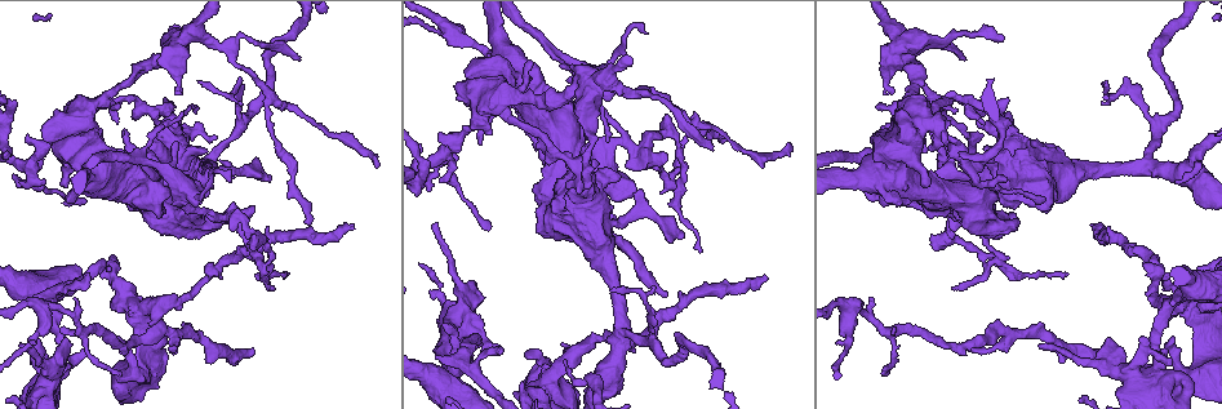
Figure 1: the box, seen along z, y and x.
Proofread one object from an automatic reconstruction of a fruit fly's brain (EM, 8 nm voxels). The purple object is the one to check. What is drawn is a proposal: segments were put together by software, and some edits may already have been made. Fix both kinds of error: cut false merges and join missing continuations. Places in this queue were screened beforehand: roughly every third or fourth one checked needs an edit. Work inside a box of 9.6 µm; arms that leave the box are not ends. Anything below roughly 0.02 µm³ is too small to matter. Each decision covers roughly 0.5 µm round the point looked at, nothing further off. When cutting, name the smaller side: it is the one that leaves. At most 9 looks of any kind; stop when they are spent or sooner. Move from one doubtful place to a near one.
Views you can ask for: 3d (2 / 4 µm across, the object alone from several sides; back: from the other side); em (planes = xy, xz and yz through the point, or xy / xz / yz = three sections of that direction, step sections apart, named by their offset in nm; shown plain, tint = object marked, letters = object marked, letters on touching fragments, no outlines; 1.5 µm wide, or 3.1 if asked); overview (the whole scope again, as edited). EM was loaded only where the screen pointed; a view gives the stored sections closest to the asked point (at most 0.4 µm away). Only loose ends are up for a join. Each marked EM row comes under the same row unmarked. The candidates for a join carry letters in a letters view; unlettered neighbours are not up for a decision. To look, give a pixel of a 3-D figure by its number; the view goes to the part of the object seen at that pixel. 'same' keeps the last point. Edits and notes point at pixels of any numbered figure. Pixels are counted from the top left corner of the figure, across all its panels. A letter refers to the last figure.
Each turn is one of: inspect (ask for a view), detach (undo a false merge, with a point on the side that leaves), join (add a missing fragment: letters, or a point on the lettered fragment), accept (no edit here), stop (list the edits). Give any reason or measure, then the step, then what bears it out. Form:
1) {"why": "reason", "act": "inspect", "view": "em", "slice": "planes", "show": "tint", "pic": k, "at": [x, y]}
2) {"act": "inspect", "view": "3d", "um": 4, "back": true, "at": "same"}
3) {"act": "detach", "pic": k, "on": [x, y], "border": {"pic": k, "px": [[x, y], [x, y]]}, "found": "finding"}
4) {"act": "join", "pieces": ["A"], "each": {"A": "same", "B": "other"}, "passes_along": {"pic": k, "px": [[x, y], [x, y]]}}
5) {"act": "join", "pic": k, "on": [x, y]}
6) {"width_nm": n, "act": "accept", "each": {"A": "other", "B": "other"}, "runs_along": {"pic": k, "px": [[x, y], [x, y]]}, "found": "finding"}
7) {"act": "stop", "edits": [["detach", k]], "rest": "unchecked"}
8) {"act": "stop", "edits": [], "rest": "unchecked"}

{"why": "thin end", "act": "inspect", "view": "3d", "um": 4, "pic": 1, "at": [17, 179]}

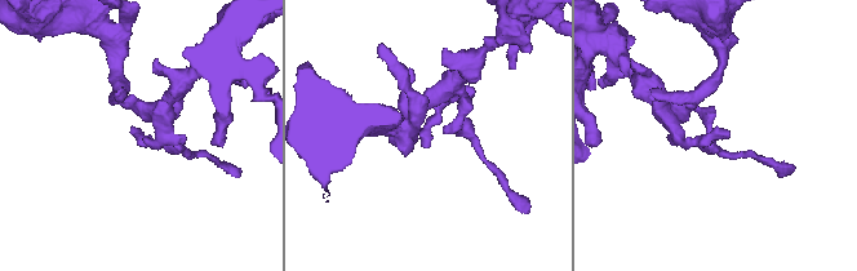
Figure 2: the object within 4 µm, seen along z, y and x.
{"act": "inspect", "view": "em", "slice": "planes", "show": "letters", "pic": 2, "at": [727, 135]}

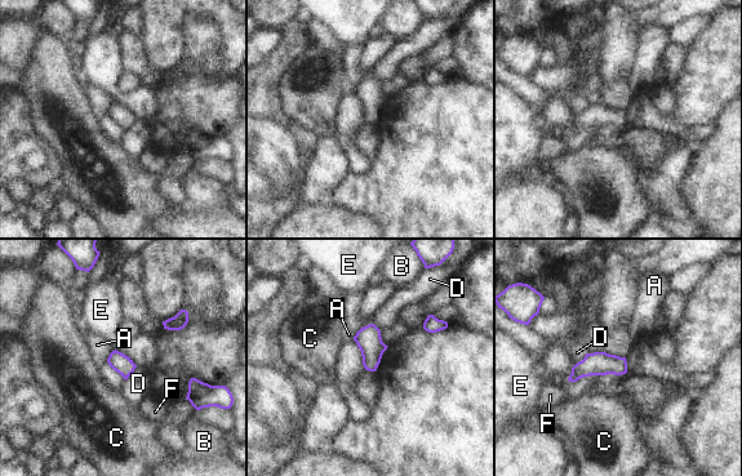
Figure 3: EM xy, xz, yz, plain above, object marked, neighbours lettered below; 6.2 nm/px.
{"longest_contact_nm": ["D", 110], "act": "accept", "each": {"A": "other", "B": "other", "C": "other", "D": "other", "E": "other", "F": "other"}, "found": "none of them fits"}

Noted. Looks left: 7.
{"why": "a fork", "act": "inspect", "view": "em", "slice": "xz", "step": 8, "show": "letters", "pic": 1, "at": [170, 332]}

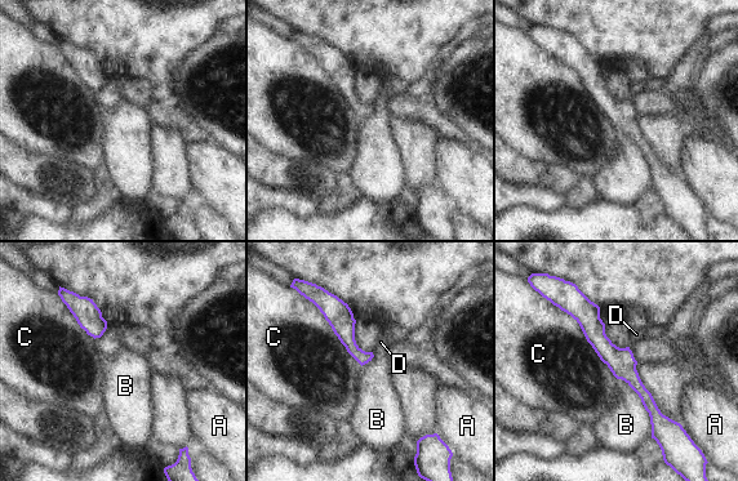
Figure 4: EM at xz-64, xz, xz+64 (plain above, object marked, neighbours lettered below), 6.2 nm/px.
{"width_nm": 90, "act": "accept", "each": {"A": "other", "B": "other", "C": "other", "D": "other"}, "runs_along": {"pic": 4, "px": [[581, 298], [647, 397], [656, 432]]}, "found": "all the same neuron"}

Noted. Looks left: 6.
{"why": "thick turns thin", "act": "inspect", "view": "em", "slice": "xz", "step": 8, "show": "tint", "pic": 1, "at": [475, 342]}

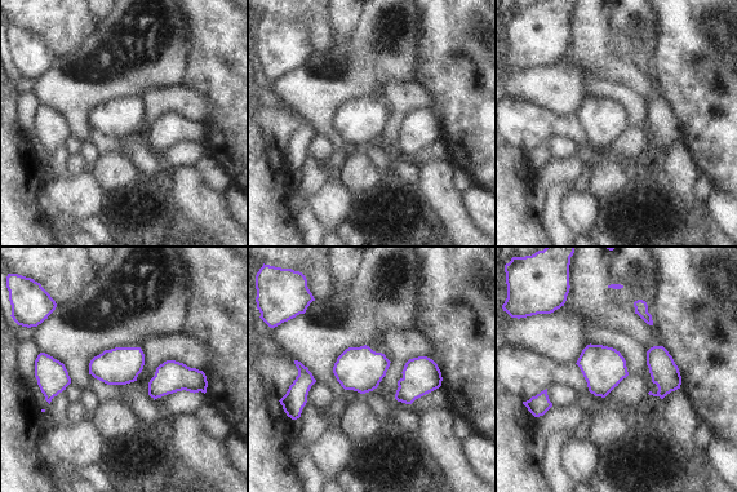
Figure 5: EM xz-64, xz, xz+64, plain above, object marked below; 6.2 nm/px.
{"act": "inspect", "view": "em", "slice": "planes", "show": "tint", "at": "same"}

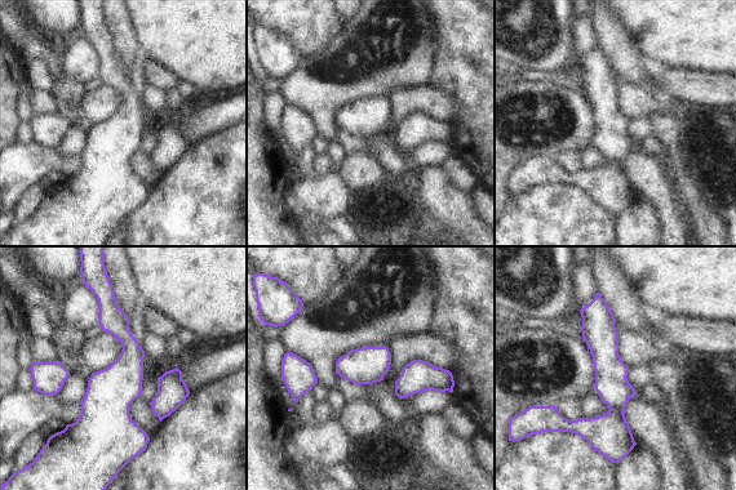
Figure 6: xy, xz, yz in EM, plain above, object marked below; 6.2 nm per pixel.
{"why": "see the neighbours", "act": "inspect", "view": "em", "slice": "planes", "show": "letters", "at": "same"}

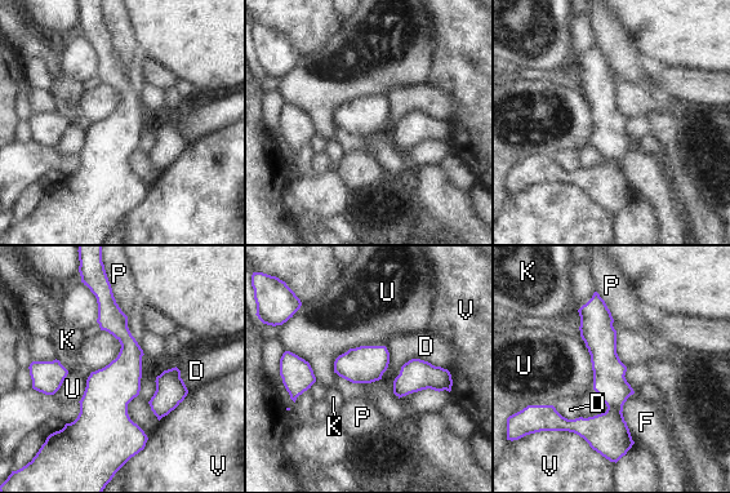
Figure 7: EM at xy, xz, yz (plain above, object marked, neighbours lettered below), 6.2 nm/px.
{"act": "accept", "each": {"D": "other", "F": "other", "K": "other", "P": "other", "U": "other", "V": "other"}, "border": {"pic": 7, "px": [[384, 345], [350, 347], [333, 372]]}, "found": "all the same neuron"}

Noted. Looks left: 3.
{"why": "a fork", "act": "inspect", "view": "3d", "um": 4, "pic": 1, "at": [687, 120]}

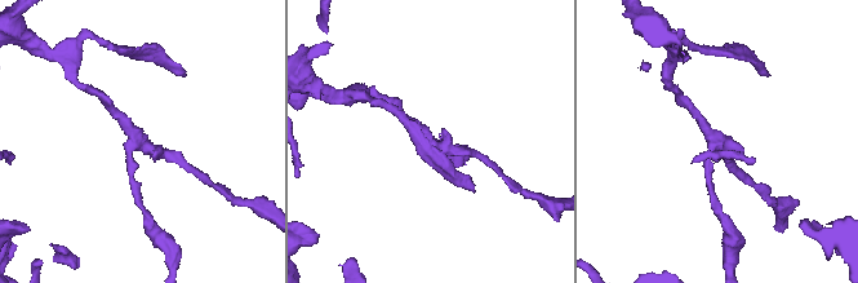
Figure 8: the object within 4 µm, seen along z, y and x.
{"arms": 3, "why": "now the EM", "act": "inspect", "view": "em", "slice": "xz", "step": 8, "show": "letters", "pic": 8, "at": [717, 140]}

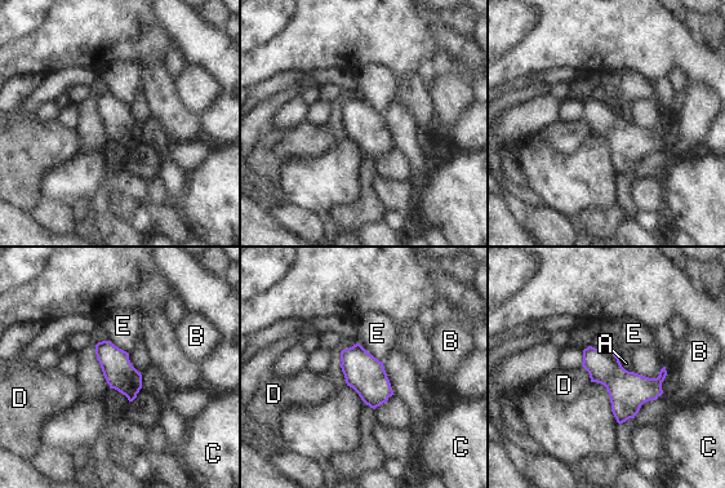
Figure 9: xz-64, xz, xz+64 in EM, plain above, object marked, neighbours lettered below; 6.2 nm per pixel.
{"act": "inspect", "view": "em", "slice": "planes", "show": "letters", "at": "same"}

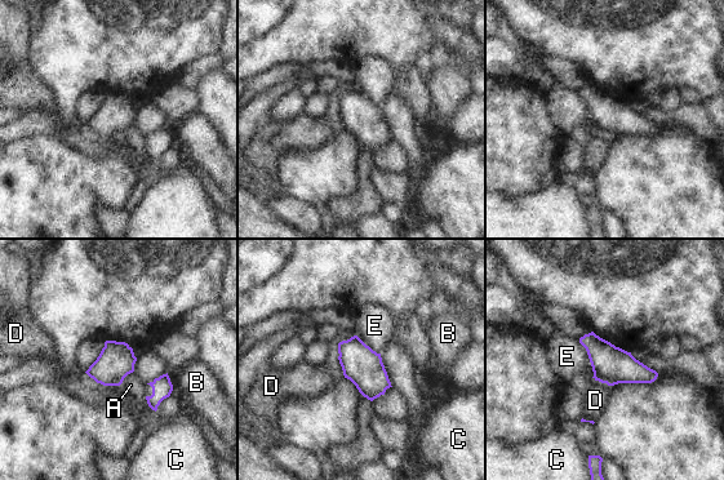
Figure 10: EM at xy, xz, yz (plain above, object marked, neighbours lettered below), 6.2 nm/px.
{"act": "accept", "each": {"A": "other", "B": "other", "C": "other", "D": "other", "E": "other"}, "border": {"pic": 10, "px": [[145, 396], [149, 405], [155, 410]]}, "found": "one neuron here"}

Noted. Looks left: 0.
{"act": "stop", "edits": [], "rest": "unchecked"}

